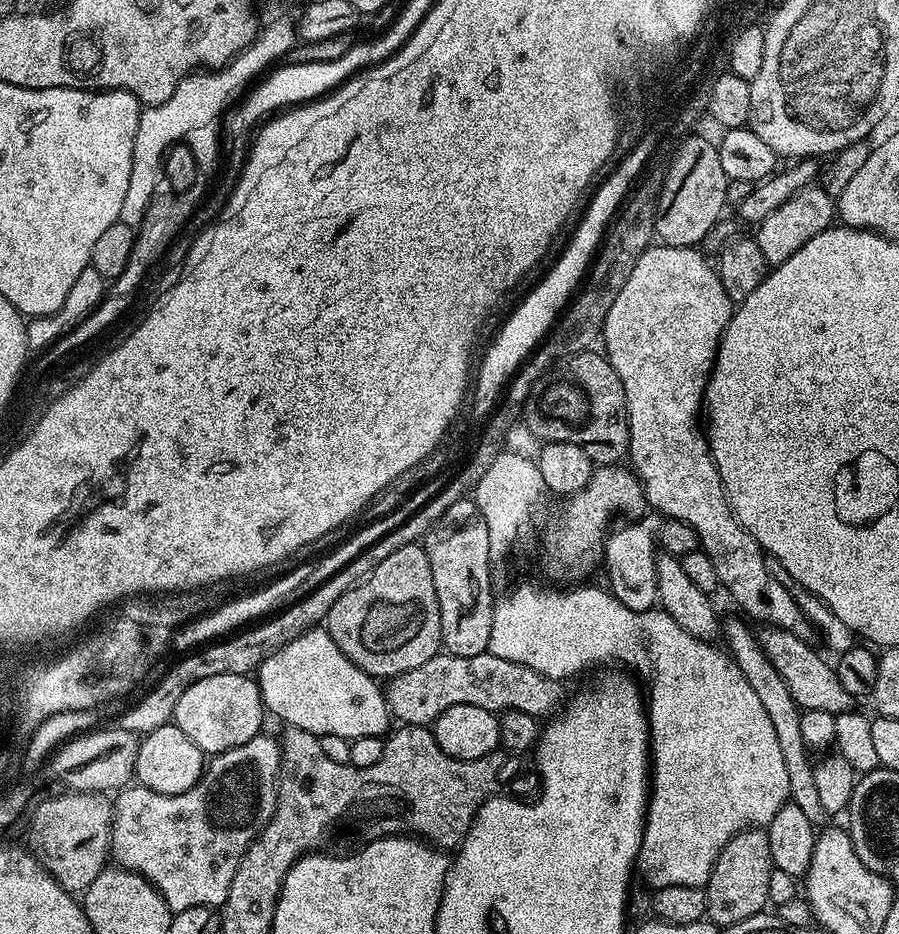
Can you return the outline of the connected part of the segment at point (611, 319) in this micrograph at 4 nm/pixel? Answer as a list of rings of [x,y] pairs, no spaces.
[[[657,243],[648,247],[637,260],[634,270],[626,278],[626,284],[618,291],[606,314],[602,345],[608,360],[614,366],[624,391],[624,405],[628,415],[628,454],[630,467],[644,488],[647,507],[653,513],[669,520],[681,520],[694,530],[700,539],[700,548],[714,562],[718,570],[720,588],[736,599],[745,617],[761,620],[761,625],[781,628],[795,636],[807,637],[810,625],[798,610],[794,598],[766,570],[766,555],[760,543],[742,527],[728,505],[720,475],[712,452],[708,449],[708,438],[702,427],[702,405],[704,390],[716,364],[716,351],[724,337],[726,326],[732,320],[734,303],[727,296],[717,269],[695,247],[675,248]]]

